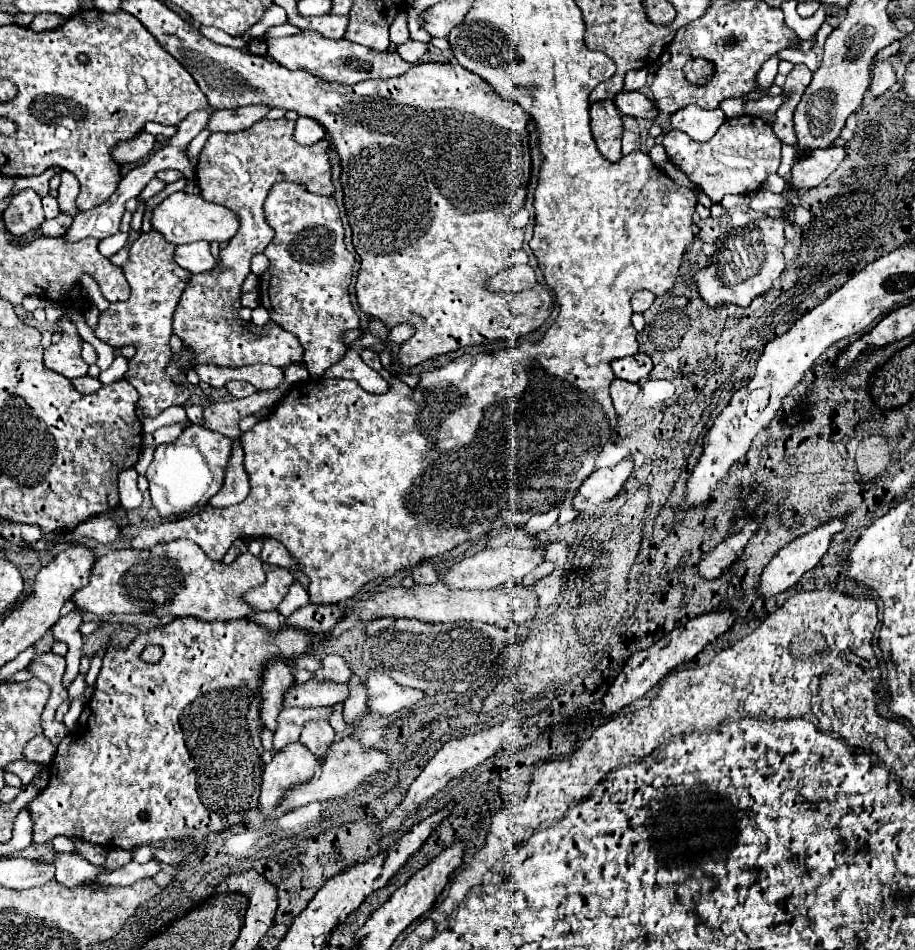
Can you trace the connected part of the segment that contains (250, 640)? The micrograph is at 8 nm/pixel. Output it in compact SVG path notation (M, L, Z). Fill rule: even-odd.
M175 618L167 626L153 628L147 634L141 634L129 648L125 650L109 650L103 656L103 666L95 684L95 692L91 700L85 704L77 726L71 734L67 734L61 744L57 746L55 758L49 768L49 784L39 796L27 804L29 816L33 820L33 842L35 844L45 844L51 842L55 836L67 836L67 838L81 838L91 844L99 844L105 848L137 848L137 846L149 846L157 842L169 842L175 844L177 848L159 848L155 852L155 860L163 864L183 864L189 854L195 852L195 848L209 836L217 834L221 830L233 828L241 824L251 810L259 806L259 784L261 784L261 774L263 774L263 746L261 746L261 732L263 732L263 722L259 716L259 706L261 706L261 672L267 666L269 660L281 658L281 660L295 660L303 654L309 654L315 646L323 644L327 634L315 634L303 628L295 626L283 626L277 632L263 628L261 624L253 622L251 618L241 618L241 620L225 620L225 622L201 622L195 618ZM157 644L163 648L163 658L157 664L147 664L141 660L141 652L145 646Z

